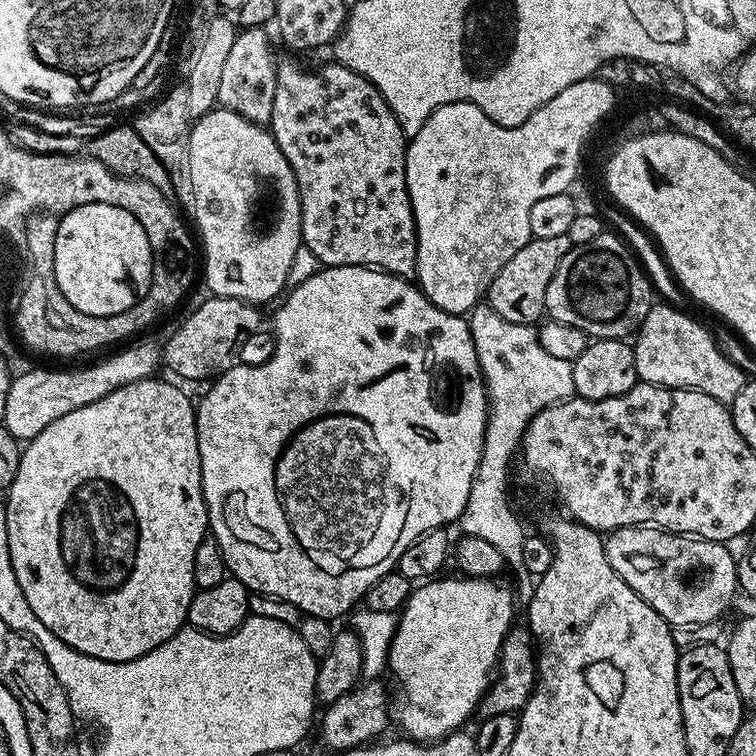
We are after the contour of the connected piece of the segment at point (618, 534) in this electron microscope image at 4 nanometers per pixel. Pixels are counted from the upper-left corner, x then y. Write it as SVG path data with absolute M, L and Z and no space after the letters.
M637 526L635 528L615 528L613 532L607 533L604 541L604 553L608 555L610 566L614 566L614 570L620 575L628 585L632 587L640 597L647 602L656 613L665 620L669 626L680 625L682 627L690 627L693 624L708 623L711 620L719 621L722 614L728 608L728 603L732 600L732 595L738 592L738 560L732 557L732 552L727 543L718 540L702 540L695 536L686 536L674 532L665 532L662 528L654 528L651 526Z

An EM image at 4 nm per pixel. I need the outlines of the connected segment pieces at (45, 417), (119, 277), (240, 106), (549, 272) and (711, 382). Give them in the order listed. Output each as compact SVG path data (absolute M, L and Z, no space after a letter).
M136 344L101 364L88 364L85 368L72 368L67 372L64 368L36 368L33 372L24 372L15 377L10 386L10 394L6 398L6 414L2 417L3 427L17 434L35 434L46 430L50 422L62 418L62 414L70 414L70 410L78 410L78 406L90 406L90 402L98 402L98 398L106 398L114 389L126 386L130 382L149 379L156 367L161 367L162 352L152 344Z
M82 205L59 217L60 225L51 237L54 242L54 274L58 282L58 290L66 294L66 302L74 306L74 310L82 310L82 314L109 316L122 314L122 310L130 310L146 294L152 281L152 250L146 238L146 230L142 228L134 214L117 205Z
M245 28L239 33L227 55L222 69L222 82L219 83L219 107L228 108L243 120L257 126L268 126L274 114L274 90L276 89L277 57L272 57L268 45L267 31L264 28Z
M568 236L529 240L522 250L518 250L518 254L514 254L514 258L510 258L510 262L506 262L506 266L502 266L502 270L498 270L494 282L488 287L486 303L502 314L506 322L535 325L546 312L546 286L550 286L550 278L554 278L558 262L562 262L564 255L573 247Z
M657 303L649 310L635 337L634 347L636 374L646 384L698 390L710 394L710 398L721 400L723 404L731 405L746 383L743 370L730 357L724 356L715 338L694 317L668 304Z

